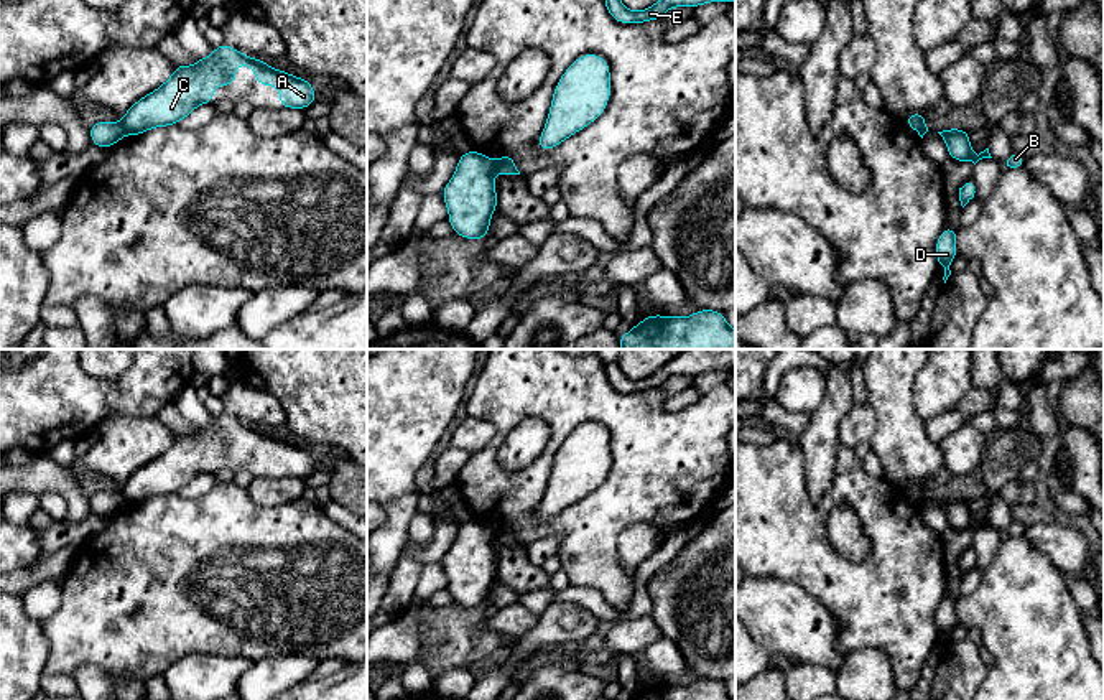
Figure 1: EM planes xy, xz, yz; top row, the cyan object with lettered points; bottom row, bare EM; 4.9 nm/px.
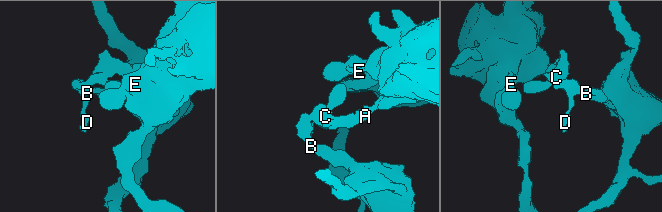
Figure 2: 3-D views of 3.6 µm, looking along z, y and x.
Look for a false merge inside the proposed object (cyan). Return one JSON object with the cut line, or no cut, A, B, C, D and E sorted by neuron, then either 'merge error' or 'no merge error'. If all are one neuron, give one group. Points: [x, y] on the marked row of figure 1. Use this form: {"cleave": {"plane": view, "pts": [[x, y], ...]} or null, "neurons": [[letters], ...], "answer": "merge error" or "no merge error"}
{"cleave": {"plane": "xz", "pts": [[492, 160], [496, 170]]}, "neurons": [["A", "C", "E"], ["B", "D"]], "answer": "merge error"}

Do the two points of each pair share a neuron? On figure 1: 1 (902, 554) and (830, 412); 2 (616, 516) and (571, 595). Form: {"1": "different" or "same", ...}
{"1": "different", "2": "different"}

